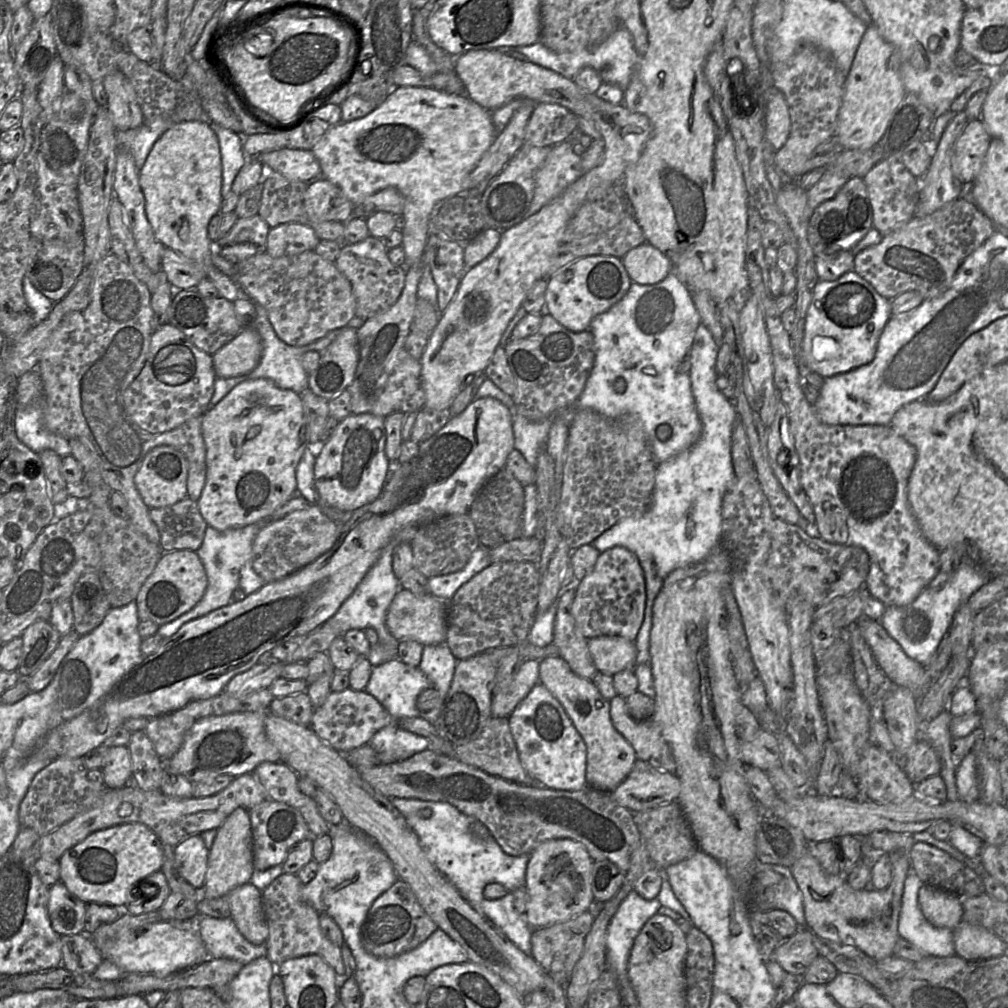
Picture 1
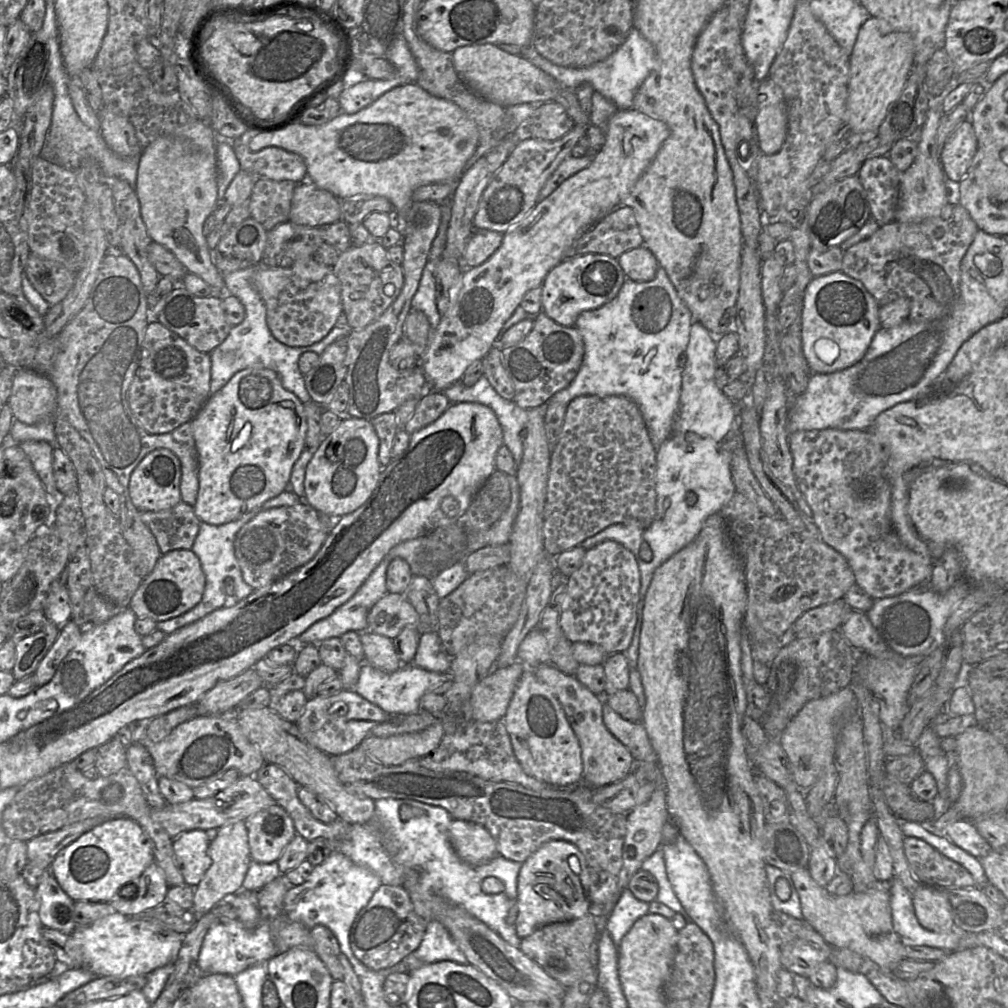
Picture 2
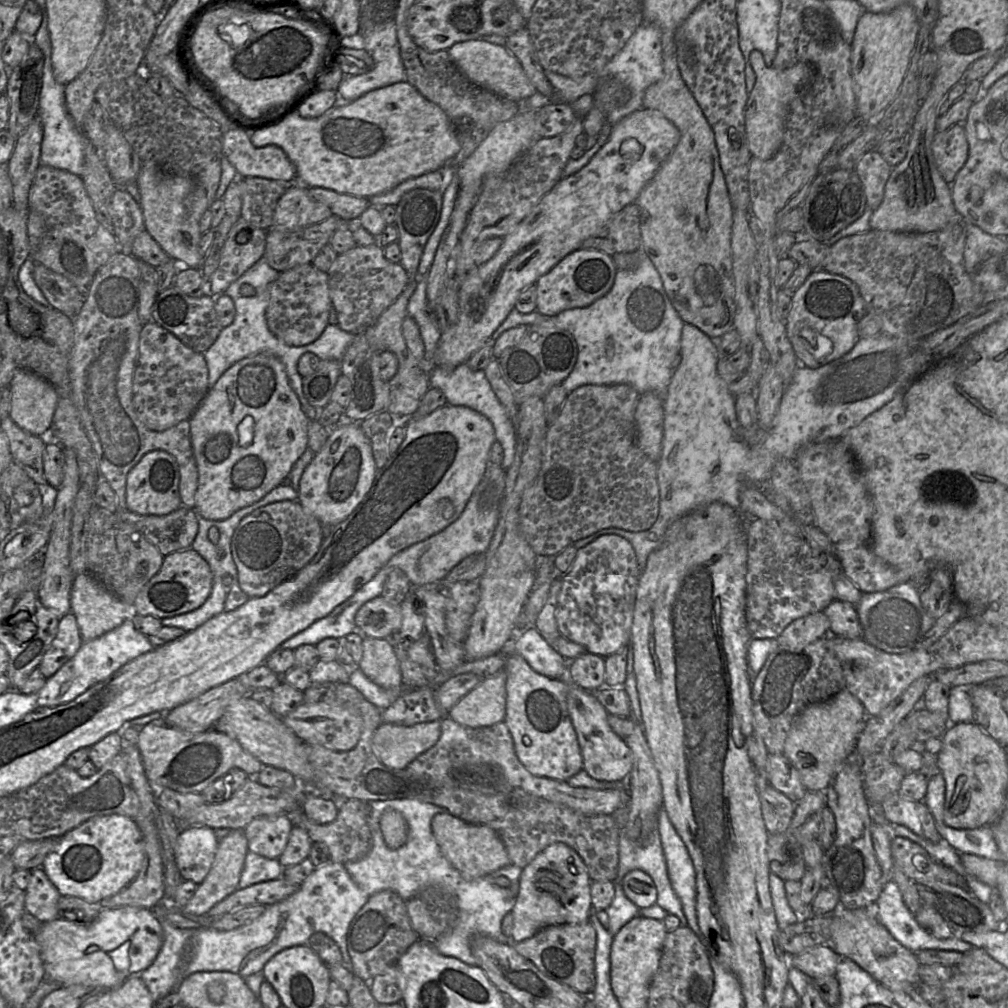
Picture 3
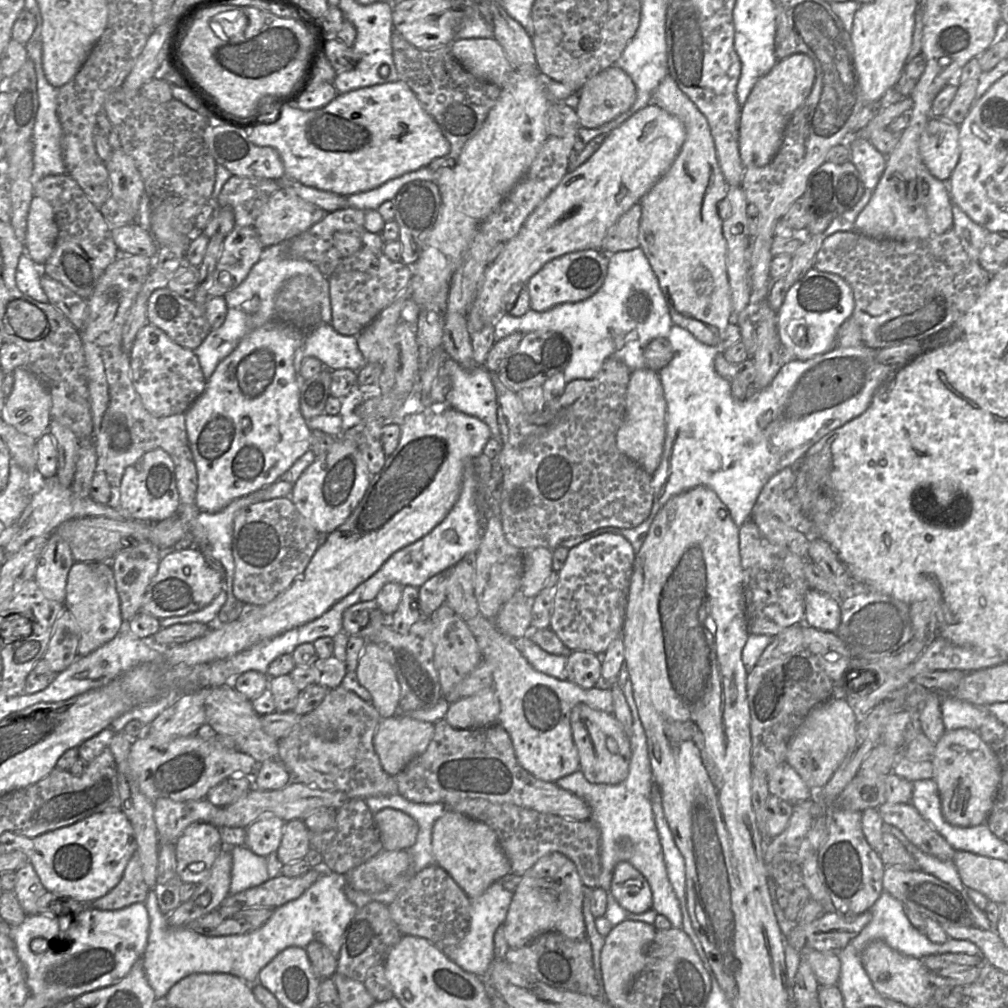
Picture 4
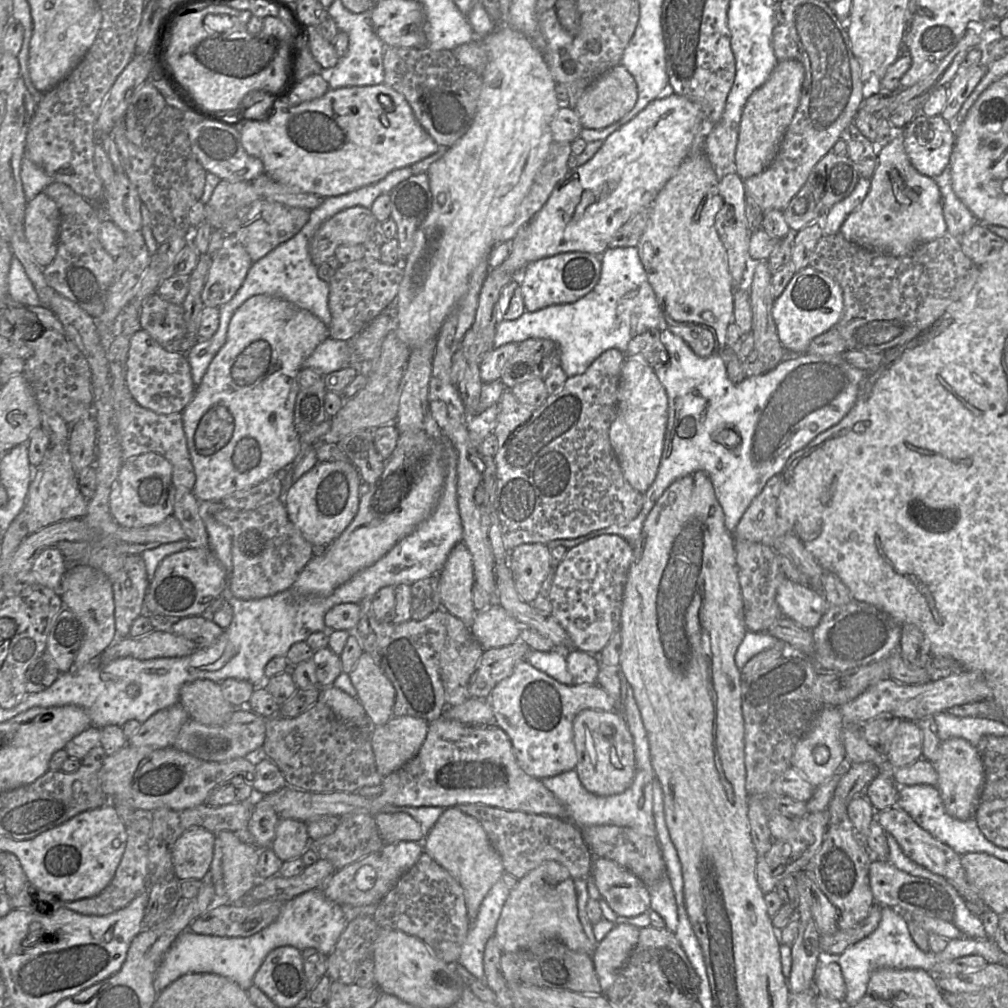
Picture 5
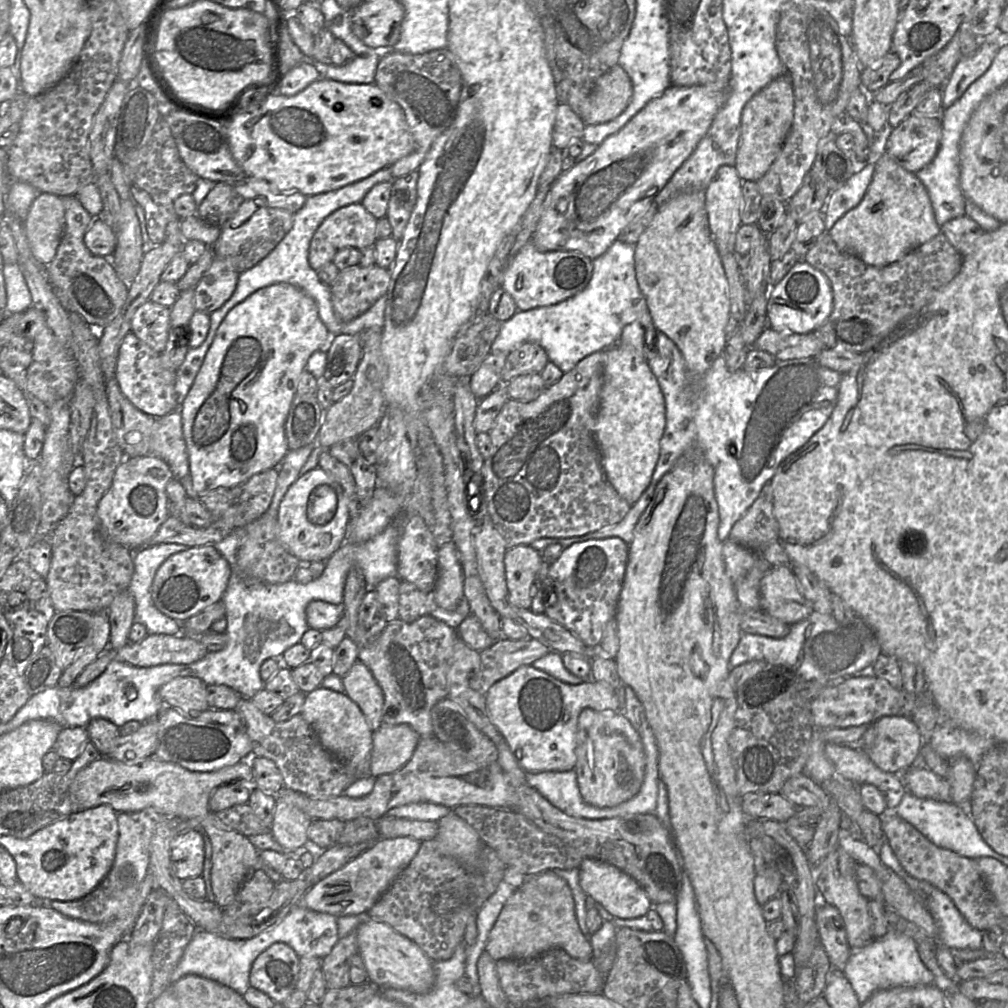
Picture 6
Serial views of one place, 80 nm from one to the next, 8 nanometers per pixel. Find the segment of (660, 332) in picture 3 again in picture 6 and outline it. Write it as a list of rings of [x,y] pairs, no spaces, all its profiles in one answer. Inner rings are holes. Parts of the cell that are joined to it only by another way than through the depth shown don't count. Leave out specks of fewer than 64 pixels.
[[[616,239],[605,253],[592,260],[592,276],[582,291],[554,305],[518,310],[502,323],[490,353],[510,353],[523,343],[536,343],[546,351],[549,361],[567,373],[585,357],[619,343],[624,326],[648,311],[636,280],[634,255],[634,244]]]

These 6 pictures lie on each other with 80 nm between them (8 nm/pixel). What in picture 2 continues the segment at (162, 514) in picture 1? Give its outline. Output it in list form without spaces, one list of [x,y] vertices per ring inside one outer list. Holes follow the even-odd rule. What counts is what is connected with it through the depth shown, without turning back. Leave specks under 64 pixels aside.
[[[183,501],[166,510],[141,512],[140,517],[154,535],[162,554],[192,549],[201,523],[194,507]]]

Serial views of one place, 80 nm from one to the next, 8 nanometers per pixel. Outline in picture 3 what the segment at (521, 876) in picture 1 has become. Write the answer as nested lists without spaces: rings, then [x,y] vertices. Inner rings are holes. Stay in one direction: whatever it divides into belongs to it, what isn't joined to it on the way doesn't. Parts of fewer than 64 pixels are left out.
[[[409,798],[374,800],[368,802],[368,804],[368,826],[371,832],[370,849],[361,859],[348,861],[344,865],[352,880],[370,896],[383,890],[390,890],[396,892],[407,901],[428,886],[442,887],[450,892],[453,889],[458,889],[458,887],[462,890],[476,891],[481,890],[482,887],[488,887],[488,883],[492,883],[494,878],[502,876],[511,882],[510,890],[516,899],[519,891],[519,880],[522,868],[514,864],[509,864],[489,875],[473,880],[466,880],[442,854],[433,835],[431,821],[436,815],[448,812],[444,807]],[[387,809],[400,812],[408,823],[409,831],[407,841],[398,849],[389,848],[381,832],[380,818]]]

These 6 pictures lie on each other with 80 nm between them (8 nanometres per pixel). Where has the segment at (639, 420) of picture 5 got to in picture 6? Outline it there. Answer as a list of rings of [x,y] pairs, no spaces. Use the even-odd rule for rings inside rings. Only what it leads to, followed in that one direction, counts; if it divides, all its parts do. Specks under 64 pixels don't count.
[[[620,342],[605,349],[607,359],[594,435],[608,482],[630,505],[651,483],[666,425],[663,392],[643,355]]]

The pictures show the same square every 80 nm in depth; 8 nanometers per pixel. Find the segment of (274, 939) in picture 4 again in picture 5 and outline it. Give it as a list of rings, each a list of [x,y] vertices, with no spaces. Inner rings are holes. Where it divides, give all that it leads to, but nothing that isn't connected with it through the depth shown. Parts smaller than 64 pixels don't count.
[[[318,887],[287,902],[272,924],[249,937],[221,937],[183,932],[164,954],[155,975],[154,986],[160,992],[183,975],[189,973],[213,973],[227,977],[247,990],[253,986],[255,973],[266,956],[275,948],[292,946],[300,951],[315,948],[329,955],[347,926],[343,908],[330,900]]]

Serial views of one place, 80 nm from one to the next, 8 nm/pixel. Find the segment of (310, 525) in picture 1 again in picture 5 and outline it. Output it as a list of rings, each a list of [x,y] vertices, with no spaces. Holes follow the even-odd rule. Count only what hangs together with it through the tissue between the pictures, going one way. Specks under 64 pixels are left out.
[[[278,498],[254,510],[221,509],[214,519],[232,531],[230,592],[241,600],[260,599],[291,589],[316,548],[290,521],[285,504]]]

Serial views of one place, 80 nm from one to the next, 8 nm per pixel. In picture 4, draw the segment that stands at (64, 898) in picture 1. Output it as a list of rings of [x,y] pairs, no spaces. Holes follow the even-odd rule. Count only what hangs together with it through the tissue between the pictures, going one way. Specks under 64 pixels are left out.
[[[28,863],[16,872],[16,884],[13,893],[27,915],[38,914],[38,900],[47,890],[40,881],[33,866]]]

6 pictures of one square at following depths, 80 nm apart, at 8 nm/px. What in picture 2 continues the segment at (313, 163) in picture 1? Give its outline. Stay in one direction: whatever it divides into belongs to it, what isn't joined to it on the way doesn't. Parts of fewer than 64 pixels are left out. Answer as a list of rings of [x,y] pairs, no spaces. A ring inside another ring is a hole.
[[[250,130],[231,140],[241,170],[275,181],[301,183],[307,180],[307,167],[300,155],[274,146],[251,151],[248,142],[255,134],[255,131]]]

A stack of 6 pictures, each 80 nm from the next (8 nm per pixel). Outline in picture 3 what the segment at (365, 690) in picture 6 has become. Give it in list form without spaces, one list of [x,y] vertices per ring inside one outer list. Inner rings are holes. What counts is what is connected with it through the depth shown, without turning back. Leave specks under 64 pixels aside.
[[[371,637],[362,639],[359,668],[380,687],[398,693],[398,696],[403,693],[399,661],[389,639]]]

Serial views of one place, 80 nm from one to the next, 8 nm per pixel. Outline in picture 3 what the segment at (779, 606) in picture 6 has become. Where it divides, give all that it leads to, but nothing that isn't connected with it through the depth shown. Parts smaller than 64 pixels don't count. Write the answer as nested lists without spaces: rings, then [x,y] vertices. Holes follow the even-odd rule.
[[[838,599],[833,600],[824,614],[830,621],[830,633],[847,639],[862,639],[862,631],[855,606]]]

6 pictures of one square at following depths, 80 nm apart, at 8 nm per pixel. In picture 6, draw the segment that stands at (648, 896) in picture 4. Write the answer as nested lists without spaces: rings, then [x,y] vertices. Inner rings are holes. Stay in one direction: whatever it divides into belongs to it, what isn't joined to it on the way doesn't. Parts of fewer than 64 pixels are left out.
[[[584,858],[578,869],[579,883],[583,891],[613,916],[622,919],[641,917],[652,908],[652,903],[643,887],[619,868],[602,860]]]

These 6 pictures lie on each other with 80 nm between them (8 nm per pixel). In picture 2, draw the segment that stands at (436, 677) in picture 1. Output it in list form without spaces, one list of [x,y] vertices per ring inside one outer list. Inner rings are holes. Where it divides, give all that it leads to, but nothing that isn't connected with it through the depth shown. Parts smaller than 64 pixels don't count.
[[[438,633],[420,634],[415,666],[437,673],[450,672],[453,657],[448,654]]]

